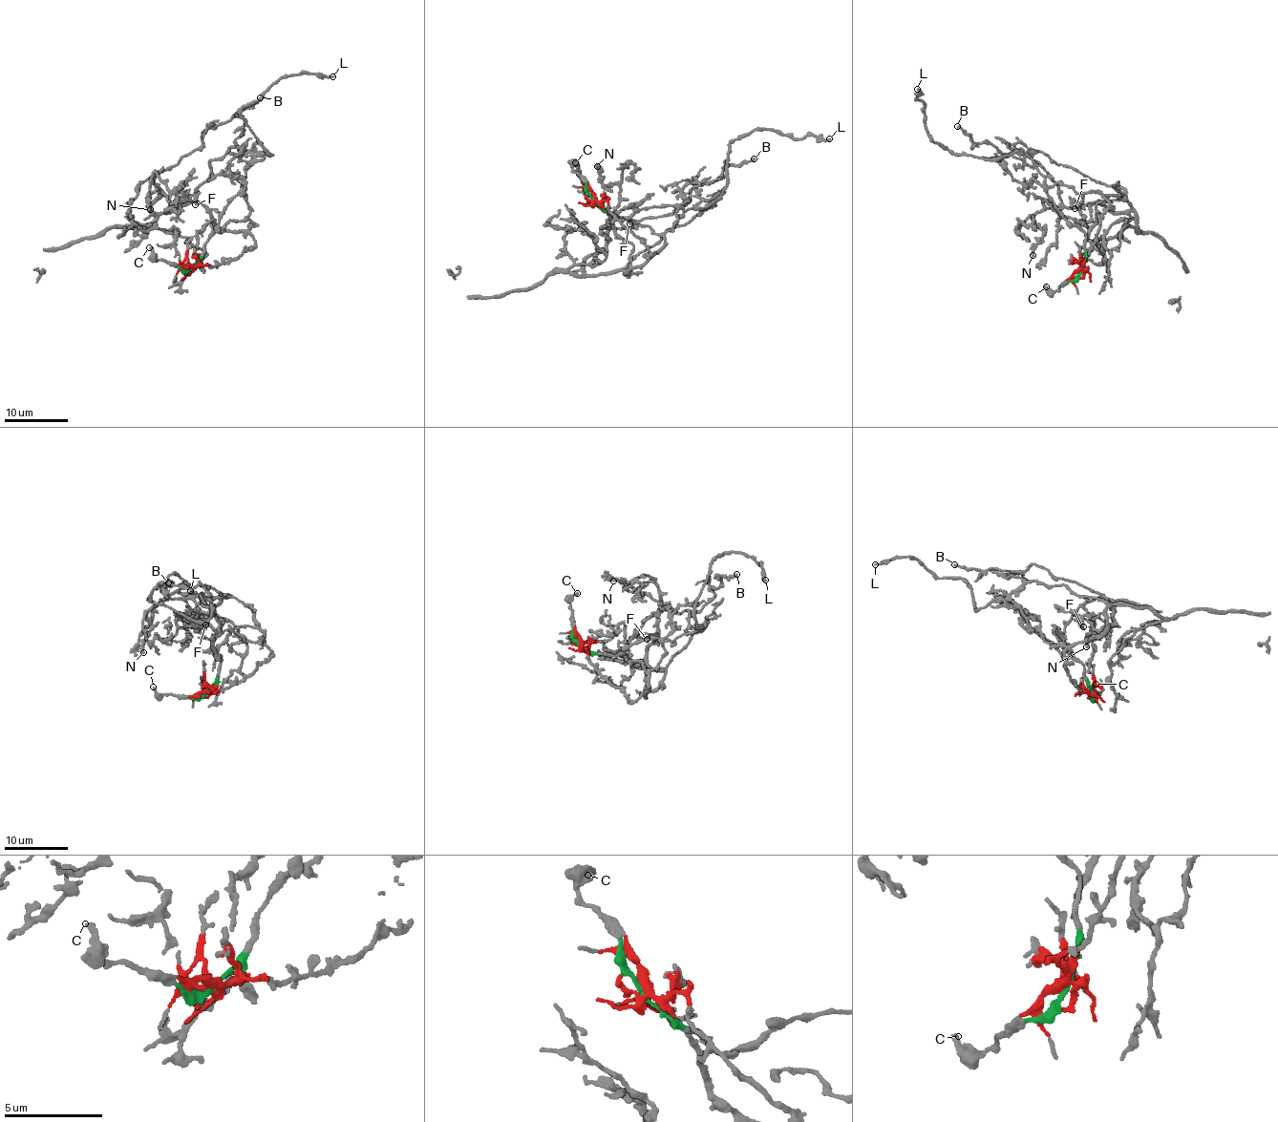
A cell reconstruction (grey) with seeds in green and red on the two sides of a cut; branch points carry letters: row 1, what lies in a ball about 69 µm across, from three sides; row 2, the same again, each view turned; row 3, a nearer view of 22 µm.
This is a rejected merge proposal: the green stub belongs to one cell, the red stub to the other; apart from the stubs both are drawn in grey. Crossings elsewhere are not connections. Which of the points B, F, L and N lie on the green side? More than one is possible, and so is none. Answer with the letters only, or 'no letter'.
L

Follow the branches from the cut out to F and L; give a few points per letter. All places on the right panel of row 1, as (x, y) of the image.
F: (1081, 270), (1104, 198), (1122, 200), (1118, 187), (1131, 206), (1091, 205), (1089, 220), (1073, 200), (1075, 207)
L: (1081, 270), (1084, 234), (1059, 213), (1029, 157), (956, 156), (932, 140), (917, 89)

